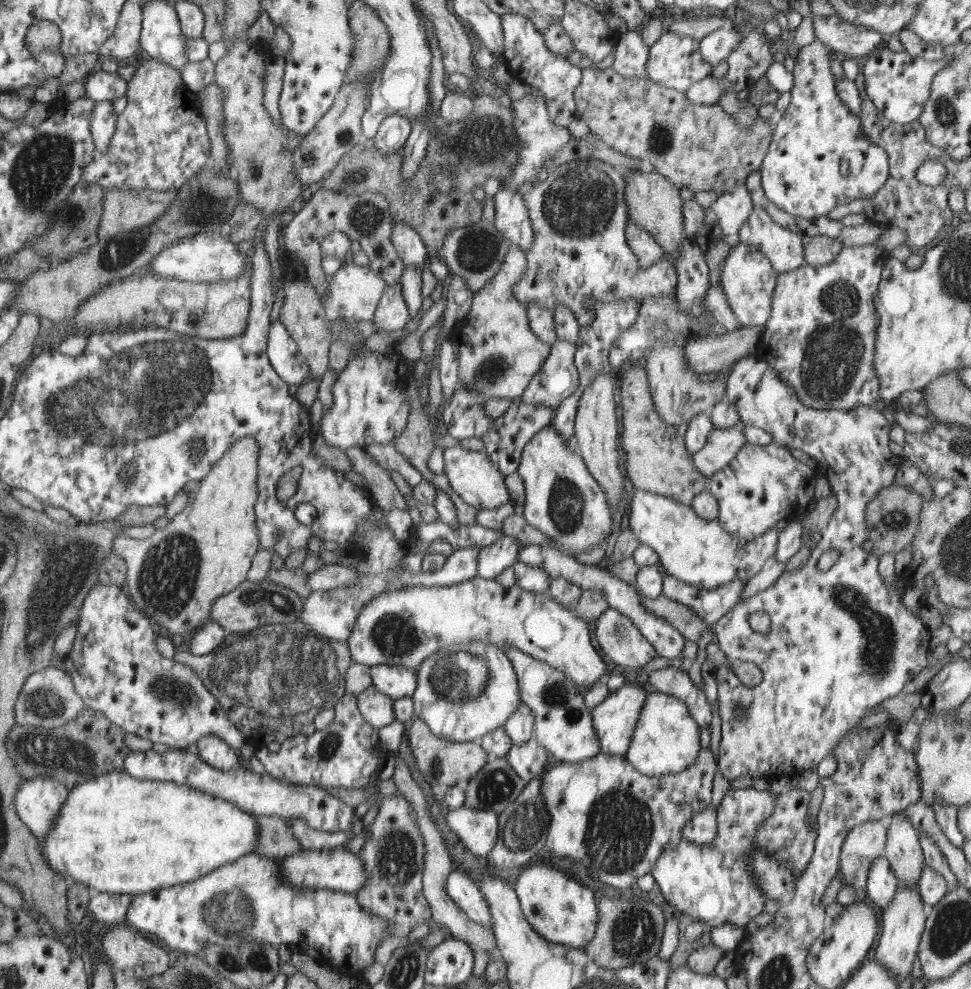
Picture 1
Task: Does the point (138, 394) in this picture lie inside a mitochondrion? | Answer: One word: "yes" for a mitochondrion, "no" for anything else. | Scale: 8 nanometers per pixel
yes

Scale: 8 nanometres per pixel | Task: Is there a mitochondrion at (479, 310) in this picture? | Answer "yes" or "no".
no

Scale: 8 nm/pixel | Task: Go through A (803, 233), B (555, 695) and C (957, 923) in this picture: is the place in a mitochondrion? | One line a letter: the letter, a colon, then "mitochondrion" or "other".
A: other
B: mitochondrion
C: mitochondrion

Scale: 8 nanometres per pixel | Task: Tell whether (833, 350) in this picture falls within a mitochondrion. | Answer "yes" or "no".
yes

